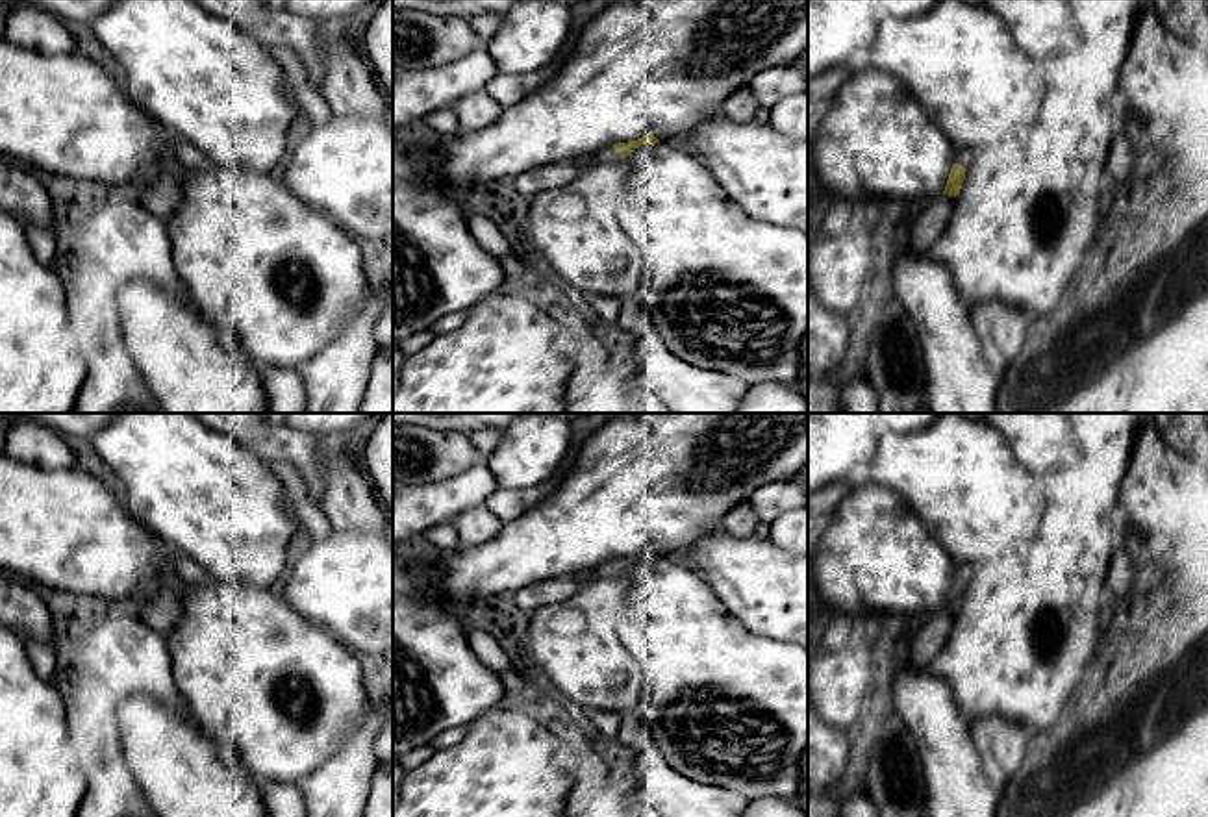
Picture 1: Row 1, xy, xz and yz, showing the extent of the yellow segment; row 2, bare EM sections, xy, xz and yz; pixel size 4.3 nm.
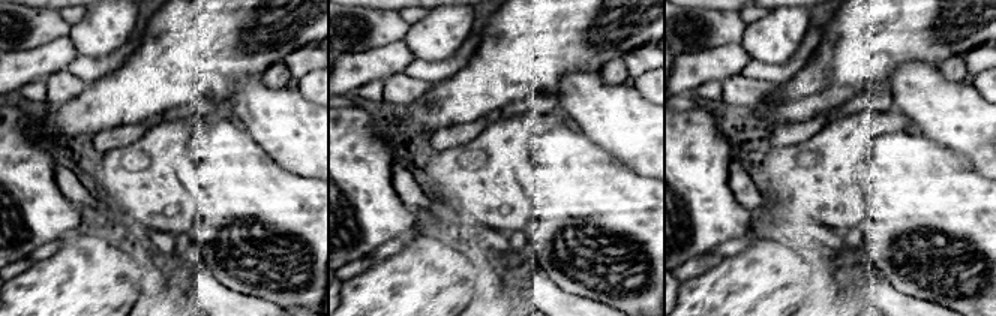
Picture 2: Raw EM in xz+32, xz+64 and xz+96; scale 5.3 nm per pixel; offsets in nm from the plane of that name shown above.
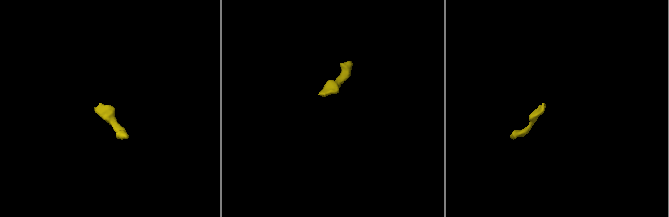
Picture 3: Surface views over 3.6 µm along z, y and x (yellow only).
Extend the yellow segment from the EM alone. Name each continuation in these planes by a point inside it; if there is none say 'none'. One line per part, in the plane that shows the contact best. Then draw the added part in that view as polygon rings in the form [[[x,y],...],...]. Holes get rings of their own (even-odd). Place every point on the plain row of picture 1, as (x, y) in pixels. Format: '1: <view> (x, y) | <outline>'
1: xz (608, 569) | [[[610,559],[595,567],[585,578],[600,580],[600,578],[615,578],[619,574],[621,574],[619,567],[613,563],[613,559]]]

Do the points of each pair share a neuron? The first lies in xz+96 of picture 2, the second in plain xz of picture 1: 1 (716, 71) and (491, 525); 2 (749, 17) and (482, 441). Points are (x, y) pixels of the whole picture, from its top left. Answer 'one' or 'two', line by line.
1: two
2: one

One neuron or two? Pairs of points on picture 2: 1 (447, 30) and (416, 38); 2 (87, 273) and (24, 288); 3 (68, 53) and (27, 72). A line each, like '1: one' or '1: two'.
1: one
2: one
3: one

